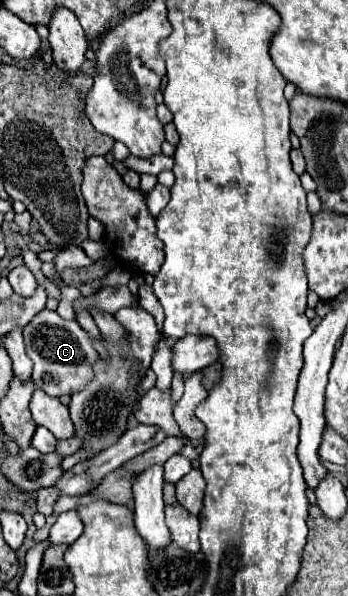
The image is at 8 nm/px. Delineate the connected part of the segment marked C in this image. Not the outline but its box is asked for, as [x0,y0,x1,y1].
[24,308,98,398]

